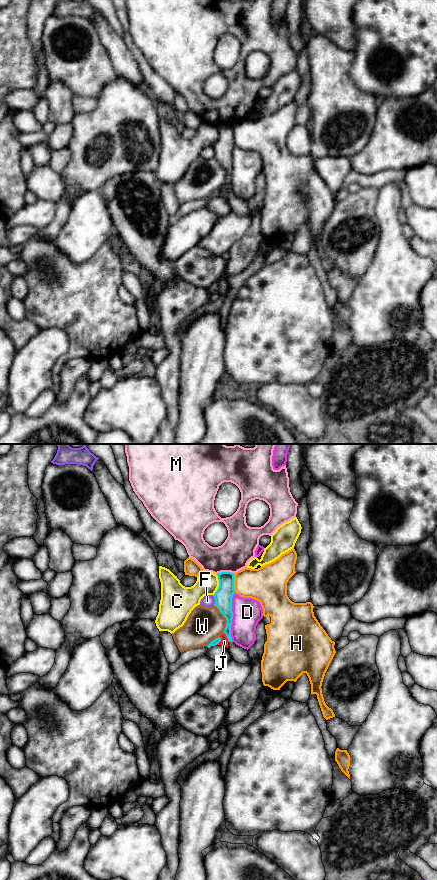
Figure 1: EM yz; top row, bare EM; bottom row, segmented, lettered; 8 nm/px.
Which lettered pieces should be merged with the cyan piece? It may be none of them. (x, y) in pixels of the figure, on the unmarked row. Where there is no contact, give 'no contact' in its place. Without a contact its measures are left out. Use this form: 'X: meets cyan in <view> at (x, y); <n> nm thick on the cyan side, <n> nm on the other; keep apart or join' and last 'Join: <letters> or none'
C: meets cyan in yz at (219, 137); 150 nm thick on the cyan side, 180 nm on the other; keep apart
D: meets cyan in yz at (232, 169); 150 nm thick on the cyan side, 240 nm on the other; keep apart
F: meets cyan in yz at (215, 152); 150 nm thick on the cyan side, 100 nm on the other; keep apart
H: meets cyan in yz at (233, 135); 150 nm thick on the cyan side, 280 nm on the other; keep apart
J: meets cyan in yz at (227, 189); 110 nm thick on the cyan side, 70 nm on the other; keep apart
M: meets cyan in yz at (225, 124); 150 nm thick on the cyan side, 260 nm on the other; keep apart
W: meets cyan in yz at (226, 171); 150 nm thick on the cyan side, 280 nm on the other; keep apart
Join: none

